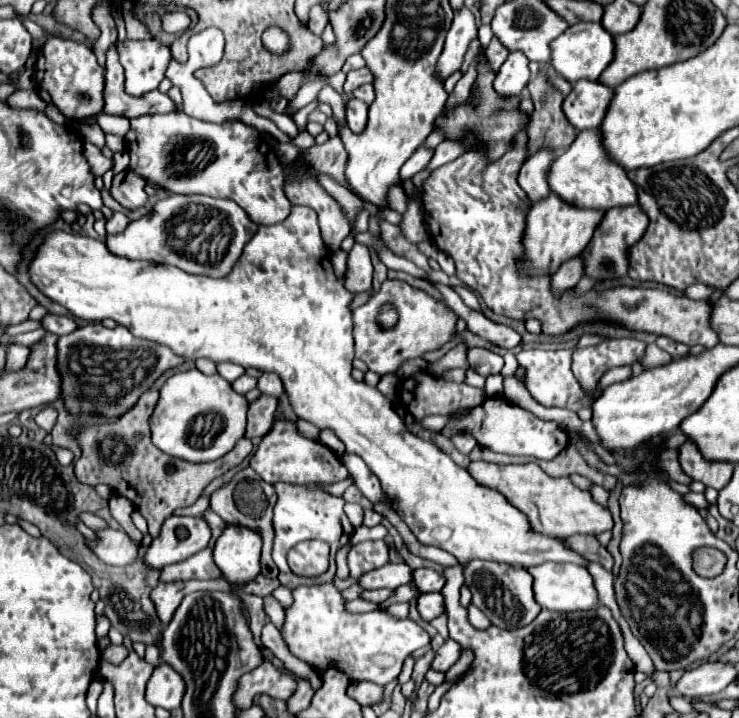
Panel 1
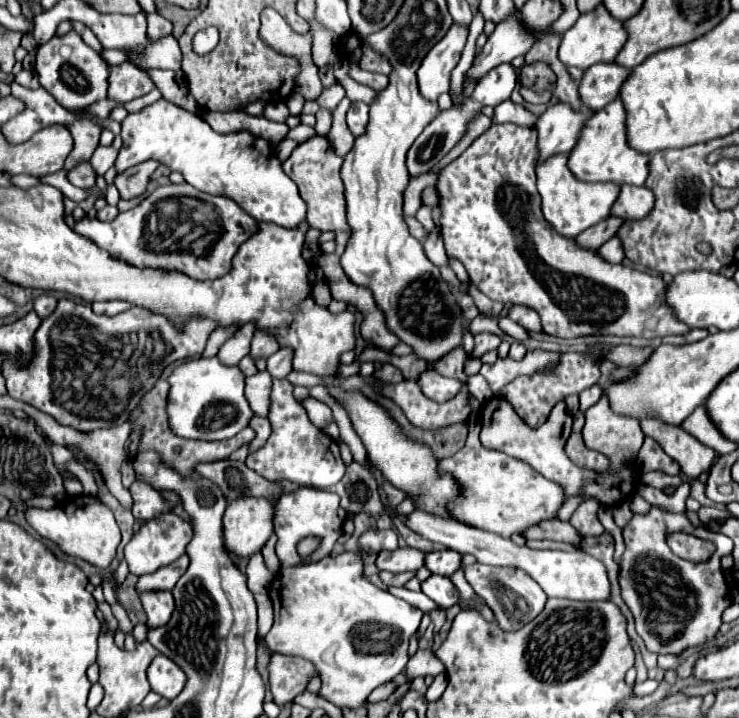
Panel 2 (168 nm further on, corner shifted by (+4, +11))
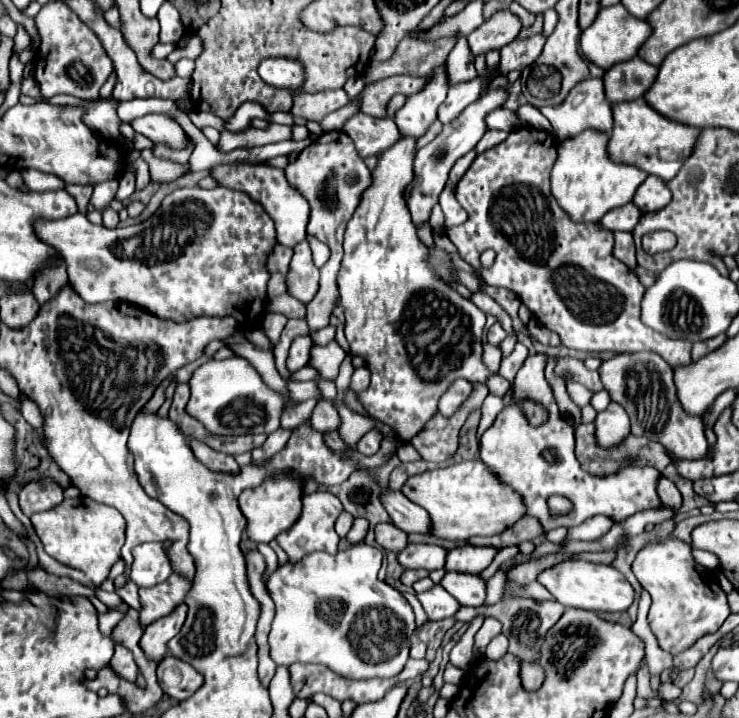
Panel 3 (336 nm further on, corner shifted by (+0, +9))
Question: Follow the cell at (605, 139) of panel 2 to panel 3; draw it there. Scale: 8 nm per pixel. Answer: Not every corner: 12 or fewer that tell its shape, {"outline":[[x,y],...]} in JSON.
{"outline":[[615,104],[609,156],[669,182],[701,128]]}

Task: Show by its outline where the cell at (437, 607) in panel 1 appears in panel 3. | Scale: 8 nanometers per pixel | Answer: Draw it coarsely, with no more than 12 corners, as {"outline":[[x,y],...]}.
{"outline":[[447,572],[441,586],[463,606],[485,602],[479,574]]}

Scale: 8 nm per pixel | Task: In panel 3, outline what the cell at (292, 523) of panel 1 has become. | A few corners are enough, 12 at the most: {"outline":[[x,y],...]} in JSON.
{"outline":[[331,492],[303,496],[303,512],[275,538],[289,562],[337,554],[343,506]]}

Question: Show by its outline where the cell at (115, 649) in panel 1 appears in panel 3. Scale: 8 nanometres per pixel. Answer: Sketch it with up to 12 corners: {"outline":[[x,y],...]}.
{"outline":[[115,646],[109,668],[127,682],[137,682],[137,666],[127,648]]}

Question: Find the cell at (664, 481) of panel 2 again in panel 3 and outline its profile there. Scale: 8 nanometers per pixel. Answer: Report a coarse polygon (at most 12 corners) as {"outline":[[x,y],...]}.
{"outline":[[661,478],[657,492],[665,508],[677,512],[681,494],[671,480]]}

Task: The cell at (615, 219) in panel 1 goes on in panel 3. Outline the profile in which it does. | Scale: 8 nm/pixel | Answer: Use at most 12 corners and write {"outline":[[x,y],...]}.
{"outline":[[649,176],[633,202],[645,212],[661,210],[671,202],[667,182]]}

